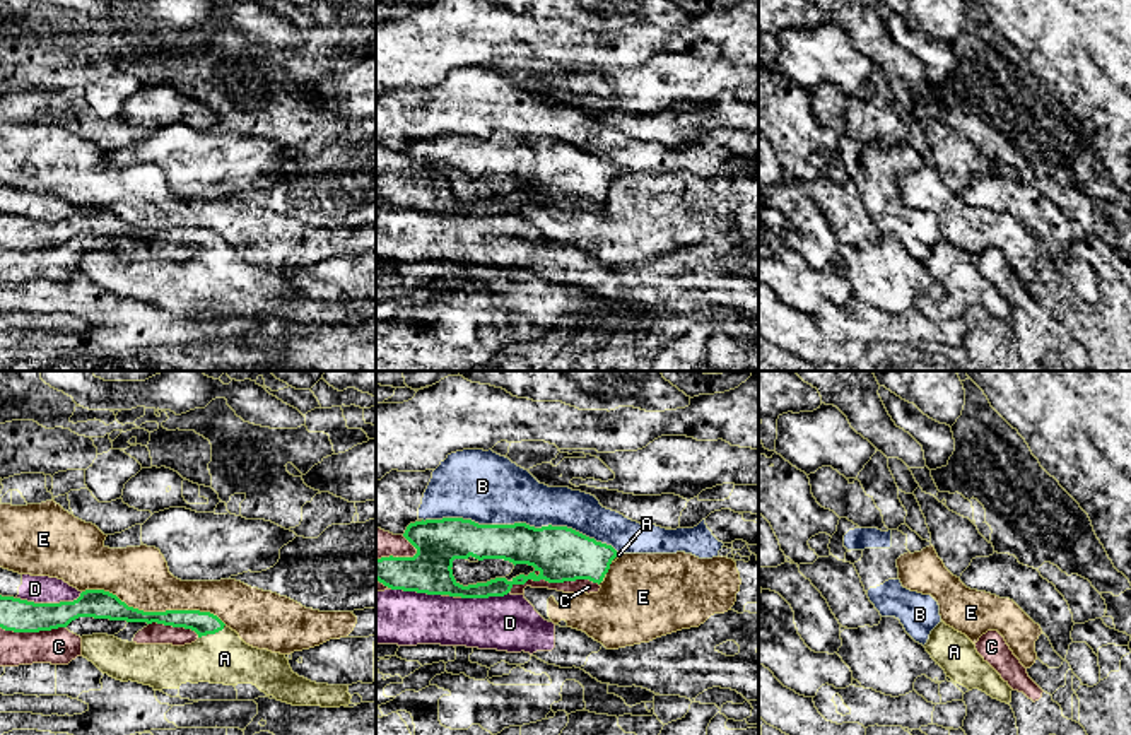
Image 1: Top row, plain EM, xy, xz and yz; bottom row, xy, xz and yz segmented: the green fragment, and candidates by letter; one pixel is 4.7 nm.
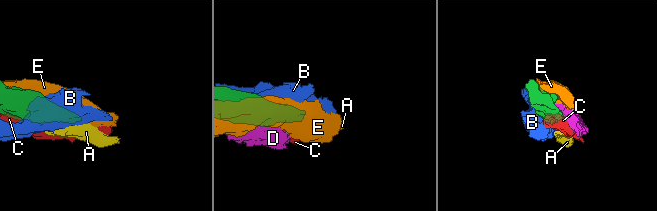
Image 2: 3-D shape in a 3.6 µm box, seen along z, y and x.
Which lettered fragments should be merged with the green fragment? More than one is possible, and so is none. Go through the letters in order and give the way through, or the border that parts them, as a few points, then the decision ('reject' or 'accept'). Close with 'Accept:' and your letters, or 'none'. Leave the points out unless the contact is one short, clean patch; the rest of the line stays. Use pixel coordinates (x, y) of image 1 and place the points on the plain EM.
A: accept
B: reject
C: reject
D: reject
E: reject
Accept: A

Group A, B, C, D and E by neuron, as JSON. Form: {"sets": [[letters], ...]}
{"sets": [["A"], ["B"], ["C"], ["D"], ["E"]]}

